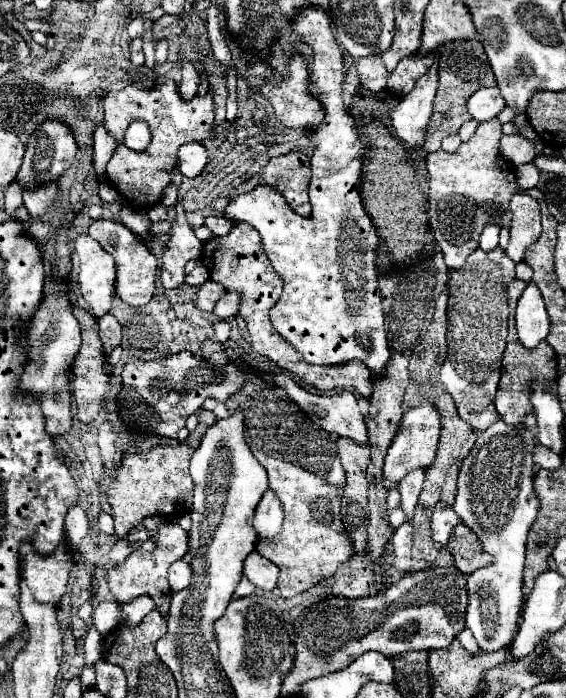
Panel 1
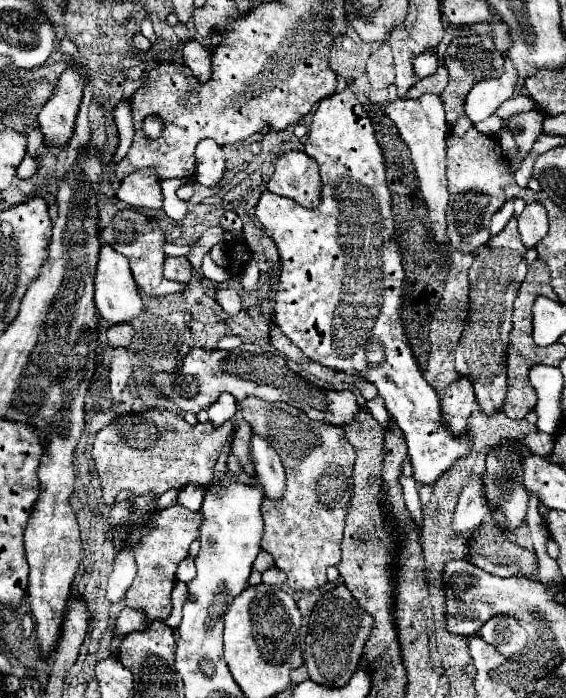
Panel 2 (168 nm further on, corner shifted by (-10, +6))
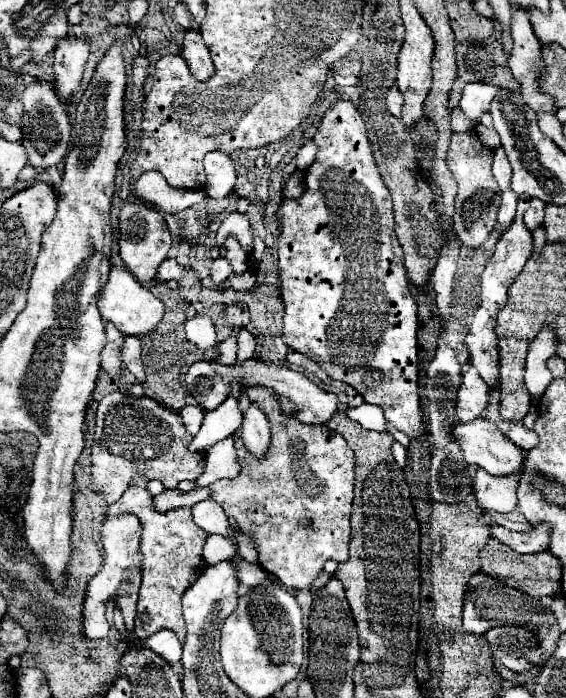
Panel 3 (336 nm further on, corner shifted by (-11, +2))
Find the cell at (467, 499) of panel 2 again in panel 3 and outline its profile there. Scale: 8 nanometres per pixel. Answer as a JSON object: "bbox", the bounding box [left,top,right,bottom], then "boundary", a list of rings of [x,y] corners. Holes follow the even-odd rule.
{"bbox":[475,468,521,514],"boundary":[[[483,468],[475,474],[475,496],[477,504],[483,512],[499,512],[507,514],[513,512],[517,506],[517,484],[521,480],[521,474],[509,474],[509,476],[493,476],[487,474]]]}

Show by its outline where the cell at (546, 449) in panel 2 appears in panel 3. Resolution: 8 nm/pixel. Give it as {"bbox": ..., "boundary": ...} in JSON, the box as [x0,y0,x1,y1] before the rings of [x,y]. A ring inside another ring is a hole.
{"bbox":[507,424,539,450],"boundary":[[[511,424],[511,426],[509,426],[509,432],[507,432],[507,438],[509,438],[513,444],[517,444],[519,448],[523,448],[523,450],[531,450],[531,448],[537,446],[537,442],[539,442],[535,430],[525,428],[523,424]]]}

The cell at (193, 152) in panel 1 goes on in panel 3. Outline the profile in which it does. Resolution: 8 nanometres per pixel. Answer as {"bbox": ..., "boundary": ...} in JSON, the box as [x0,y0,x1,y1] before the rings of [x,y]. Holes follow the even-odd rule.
{"bbox":[205,152,235,198],"boundary":[[[209,152],[205,156],[207,184],[205,192],[209,198],[225,198],[235,186],[235,166],[233,160],[223,152]]]}

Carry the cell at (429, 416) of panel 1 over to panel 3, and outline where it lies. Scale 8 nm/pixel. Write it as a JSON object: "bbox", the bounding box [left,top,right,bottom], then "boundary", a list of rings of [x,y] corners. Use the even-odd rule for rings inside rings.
{"bbox":[457,366,491,422],"boundary":[[[465,366],[463,380],[457,394],[457,418],[461,422],[471,422],[483,414],[489,404],[491,388],[479,378],[473,366]]]}

